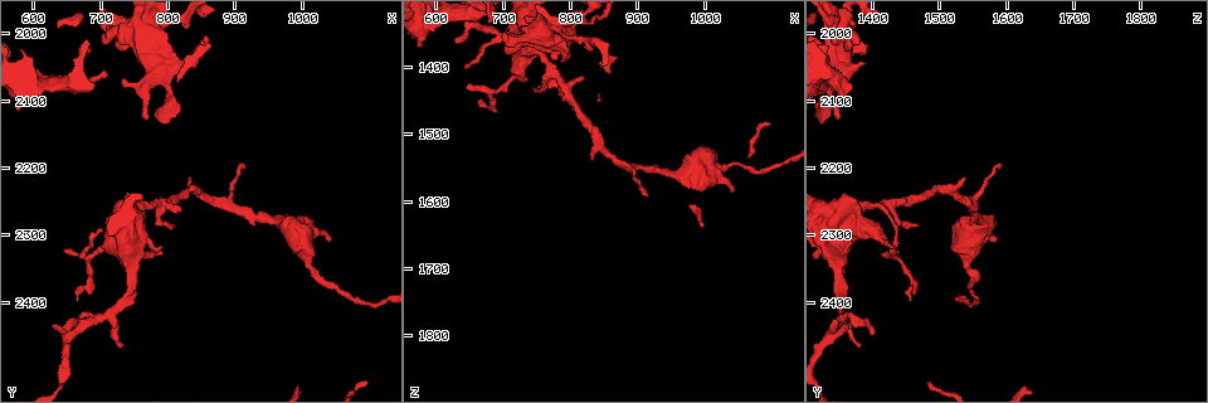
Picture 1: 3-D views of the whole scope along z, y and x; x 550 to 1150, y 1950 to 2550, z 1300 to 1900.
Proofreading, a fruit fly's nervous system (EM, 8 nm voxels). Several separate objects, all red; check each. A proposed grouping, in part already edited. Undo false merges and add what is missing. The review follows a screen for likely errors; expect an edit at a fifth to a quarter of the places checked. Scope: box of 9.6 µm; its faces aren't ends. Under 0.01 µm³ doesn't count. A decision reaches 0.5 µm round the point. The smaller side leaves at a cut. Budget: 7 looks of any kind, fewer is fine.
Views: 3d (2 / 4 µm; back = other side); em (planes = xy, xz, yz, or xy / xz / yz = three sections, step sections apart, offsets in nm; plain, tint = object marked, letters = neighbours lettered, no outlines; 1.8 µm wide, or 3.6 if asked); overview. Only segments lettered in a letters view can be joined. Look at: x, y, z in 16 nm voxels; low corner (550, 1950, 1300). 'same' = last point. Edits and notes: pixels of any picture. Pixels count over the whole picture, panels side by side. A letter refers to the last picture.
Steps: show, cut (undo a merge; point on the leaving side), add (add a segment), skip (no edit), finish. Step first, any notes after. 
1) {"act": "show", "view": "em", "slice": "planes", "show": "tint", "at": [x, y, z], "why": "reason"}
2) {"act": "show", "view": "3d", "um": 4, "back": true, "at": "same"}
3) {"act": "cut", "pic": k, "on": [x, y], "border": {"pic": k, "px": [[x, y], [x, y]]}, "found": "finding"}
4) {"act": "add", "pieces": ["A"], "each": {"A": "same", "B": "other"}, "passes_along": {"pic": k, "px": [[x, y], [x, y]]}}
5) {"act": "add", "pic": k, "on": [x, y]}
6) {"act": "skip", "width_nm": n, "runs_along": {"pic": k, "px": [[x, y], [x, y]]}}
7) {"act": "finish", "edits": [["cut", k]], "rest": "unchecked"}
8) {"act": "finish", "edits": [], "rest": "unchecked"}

{"act": "show", "view": "em", "slice": "planes", "show": "tint", "at": [690, 2420, 1355], "why": "branch point"}

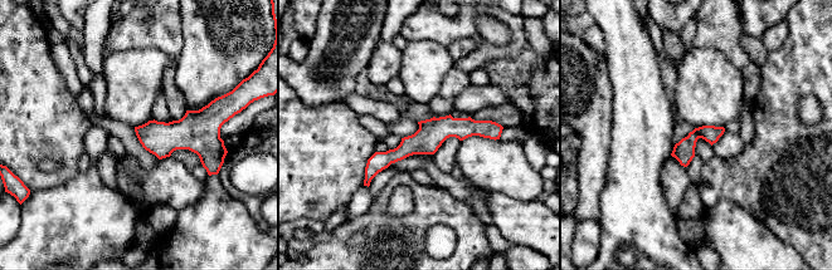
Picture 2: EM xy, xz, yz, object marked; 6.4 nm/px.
{"act": "show", "view": "em", "slice": "planes", "show": "letters", "at": "same", "why": "what lies round it"}

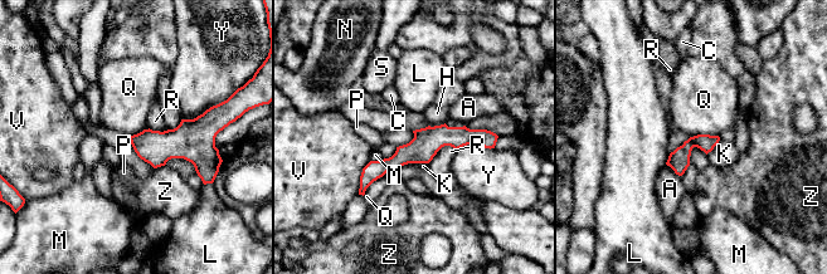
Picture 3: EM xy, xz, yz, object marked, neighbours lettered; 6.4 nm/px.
{"act": "skip", "each": {"A": "other", "C": "other", "H": "other", "K": "other", "L": "other", "M": "other", "N": "other", "P": "other", "Q": "other", "R": "other", "S": "other", "V": "other", "Y": "other", "Z": "other"}, "border": {"pic": 3, "px": [[718, 135], [694, 135], [691, 137]]}, "found": "one neuron here"}

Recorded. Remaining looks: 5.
{"act": "show", "view": "3d", "um": 2, "at": [775, 2125, 1345], "why": "tapers out"}

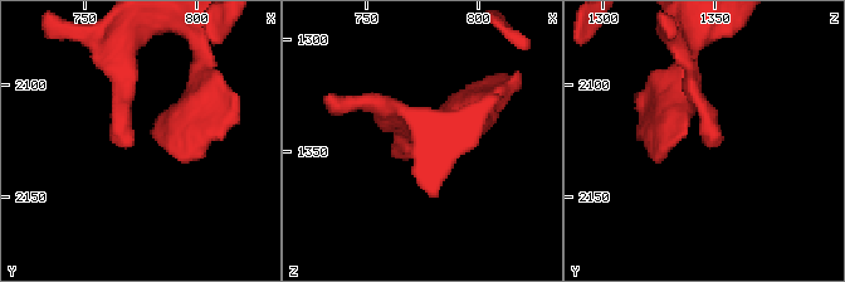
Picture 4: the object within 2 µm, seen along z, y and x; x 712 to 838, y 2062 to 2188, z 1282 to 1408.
{"act": "show", "view": "em", "slice": "planes", "show": "plain", "at": [770, 2128, 1347]}

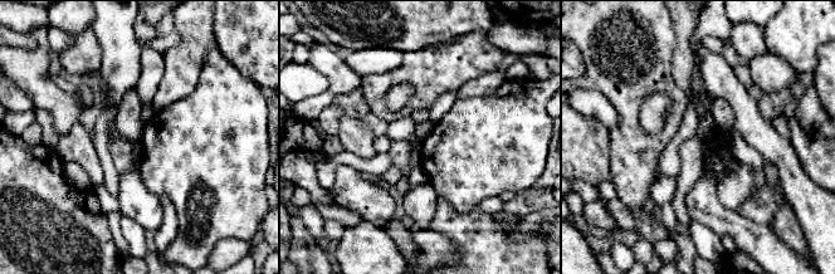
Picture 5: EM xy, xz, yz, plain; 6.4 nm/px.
{"act": "show", "view": "em", "slice": "planes", "show": "letters", "at": "same"}

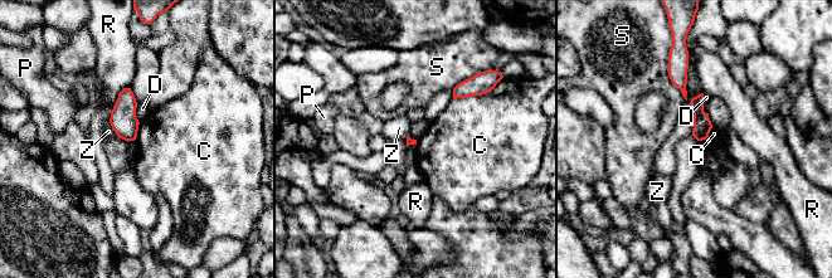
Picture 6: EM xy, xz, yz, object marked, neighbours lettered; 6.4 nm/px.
{"act": "skip", "each": {"C": "other", "D": "other", "P": "other", "R": "other", "S": "other", "Z": "other"}, "border": {"pic": 6, "px": [[489, 92], [453, 100]]}, "found": "no lettered segment goes on from it"}

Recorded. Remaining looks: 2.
{"act": "show", "view": "em", "slice": "yz", "step": 8, "show": "tint", "at": [775, 2255, 1410], "why": "two arms in line, one across"}

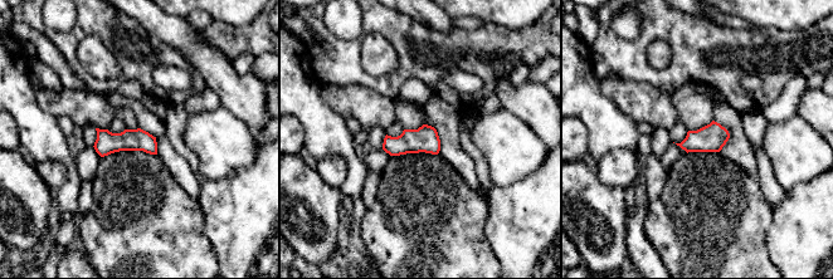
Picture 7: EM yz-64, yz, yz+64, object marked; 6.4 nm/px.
{"act": "show", "view": "em", "slice": "planes", "show": "letters", "at": "same"}

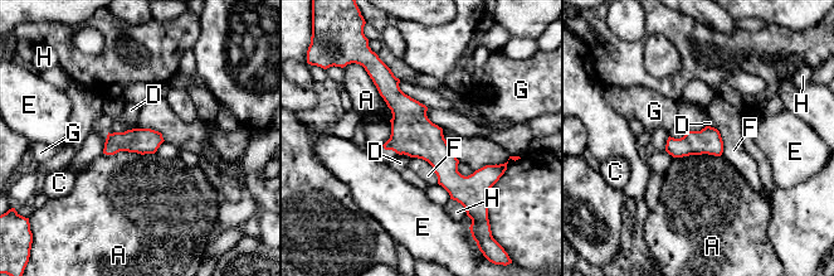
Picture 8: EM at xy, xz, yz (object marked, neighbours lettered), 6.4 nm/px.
{"act": "skip", "each": {"A": "other", "C": "other", "D": "other", "E": "other", "F": "other", "G": "other", "H": "other"}, "runs_along": {"pic": 8, "px": [[383, 76], [464, 202]]}, "found": "continuous, no second neuron"}

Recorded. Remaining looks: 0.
{"act": "finish", "edits": [], "rest": "unchecked"}

